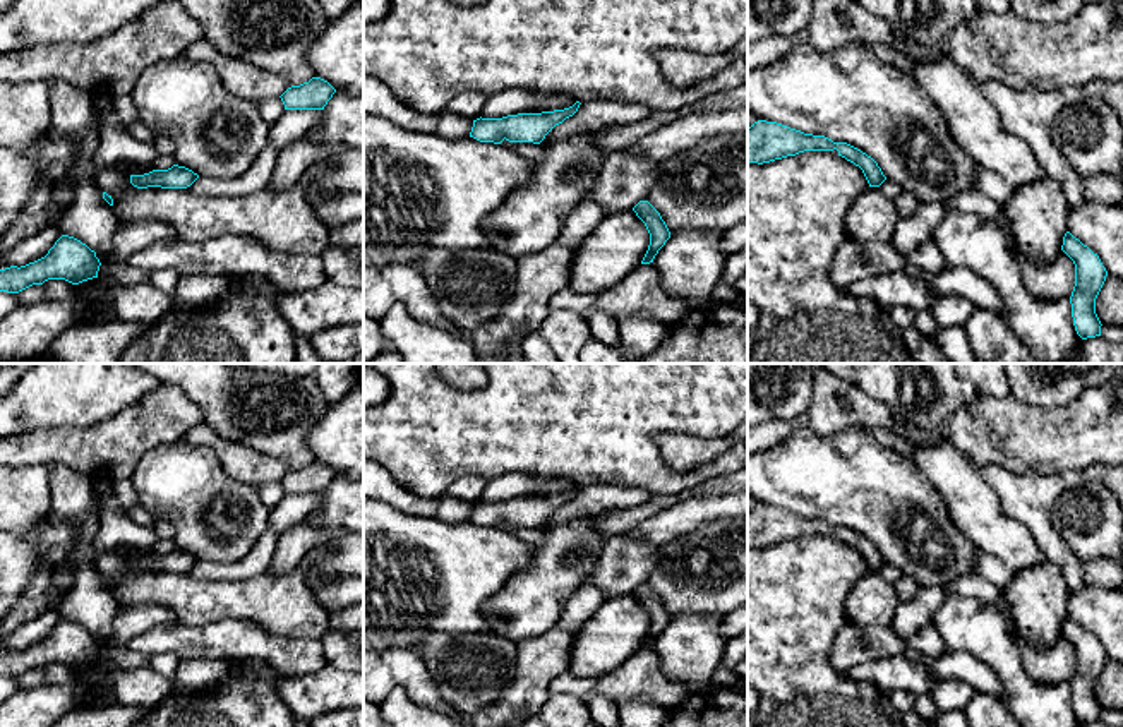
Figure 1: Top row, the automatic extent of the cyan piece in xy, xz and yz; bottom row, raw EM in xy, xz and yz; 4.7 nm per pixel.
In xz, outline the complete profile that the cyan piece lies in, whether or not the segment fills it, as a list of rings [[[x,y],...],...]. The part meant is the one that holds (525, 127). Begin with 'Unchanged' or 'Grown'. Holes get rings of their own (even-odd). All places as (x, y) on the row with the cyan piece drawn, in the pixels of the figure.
Unchanged. [[[580,101],[564,110],[542,111],[542,113],[518,113],[502,118],[477,118],[470,137],[480,142],[501,144],[504,139],[509,142],[533,142],[540,144],[545,135],[566,118],[573,117]]]

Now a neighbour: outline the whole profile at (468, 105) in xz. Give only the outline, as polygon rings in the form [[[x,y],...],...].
[[[463,93],[449,101],[446,111],[459,115],[468,120],[477,120],[482,117],[487,96],[480,93]]]

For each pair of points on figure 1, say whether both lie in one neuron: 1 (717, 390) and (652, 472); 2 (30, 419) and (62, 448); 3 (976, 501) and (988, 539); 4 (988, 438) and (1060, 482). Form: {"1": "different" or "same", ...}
{"1": "same", "2": "different", "3": "same", "4": "different"}

